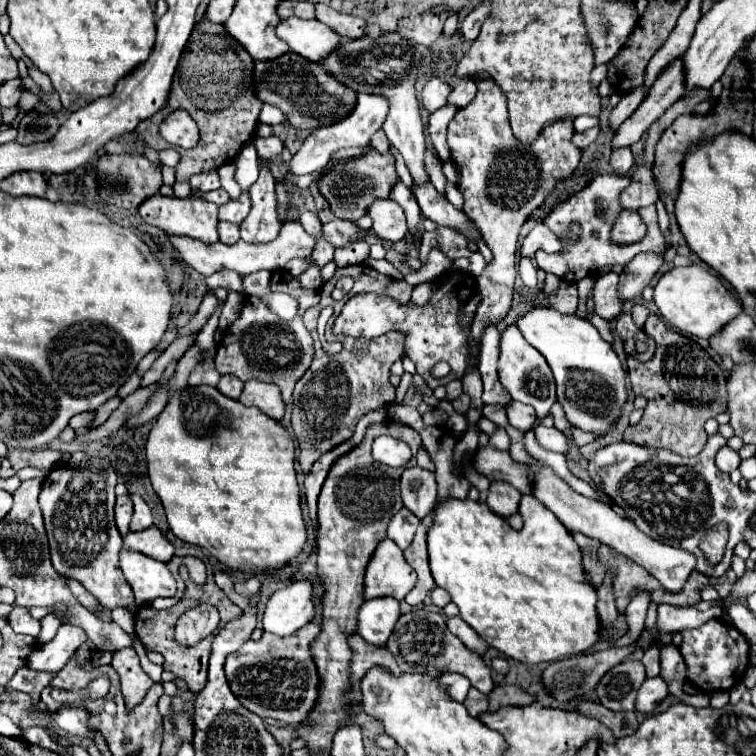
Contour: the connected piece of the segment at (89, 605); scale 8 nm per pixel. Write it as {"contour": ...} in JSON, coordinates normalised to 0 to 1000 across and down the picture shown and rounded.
{"contour":[[[85,761],[85,763],[89,766],[90,775],[104,798],[115,804],[120,811],[130,808],[132,803],[130,794],[123,790],[103,769],[87,761]]]}

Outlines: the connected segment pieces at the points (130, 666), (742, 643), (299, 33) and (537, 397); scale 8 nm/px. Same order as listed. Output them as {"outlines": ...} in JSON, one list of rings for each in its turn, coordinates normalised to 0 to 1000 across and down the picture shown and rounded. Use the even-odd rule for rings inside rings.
{"outlines":[[[[160,858],[149,864],[149,882],[160,896],[160,917],[168,938],[181,935],[189,919],[194,919],[202,898],[194,896],[184,880],[179,858]]],[[[940,819],[930,829],[922,832],[903,832],[901,835],[901,853],[898,861],[909,880],[909,898],[933,917],[940,914],[962,914],[975,901],[980,901],[988,880],[991,880],[991,851],[985,843],[956,819]]],[[[382,22],[369,30],[366,44],[385,62],[388,70],[414,83],[425,83],[454,57],[454,49],[448,44],[443,44],[438,36],[427,33],[419,25],[409,28],[409,25]]],[[[681,430],[671,433],[663,443],[660,501],[663,501],[665,512],[676,520],[676,525],[681,530],[702,536],[710,544],[710,552],[721,552],[724,544],[729,541],[729,536],[737,530],[734,528],[734,504],[731,504],[731,496],[729,496],[729,488],[726,488],[721,472],[694,451],[694,446],[687,440],[687,435]],[[708,491],[713,491],[713,504],[702,507],[702,499]]]]}

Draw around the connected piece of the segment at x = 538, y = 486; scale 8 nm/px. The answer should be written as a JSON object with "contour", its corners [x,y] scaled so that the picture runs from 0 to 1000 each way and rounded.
{"contour":[[[676,562],[668,565],[673,578],[676,578],[676,589],[673,589],[673,602],[679,610],[694,615],[705,631],[705,655],[734,679],[734,684],[753,700],[753,702],[769,702],[771,708],[790,713],[806,724],[811,724],[813,729],[829,734],[832,739],[837,739],[840,745],[845,745],[851,753],[856,753],[861,761],[866,761],[877,776],[882,782],[898,782],[903,776],[903,771],[909,769],[909,763],[914,761],[914,755],[919,753],[919,737],[909,734],[909,729],[898,729],[893,724],[882,724],[880,718],[872,718],[856,708],[851,708],[848,702],[843,702],[843,697],[832,689],[819,684],[806,668],[798,668],[792,663],[776,660],[766,652],[761,652],[737,626],[731,626],[729,618],[718,615],[713,607],[708,607],[705,602],[697,599],[692,578],[697,570],[687,570]]]}

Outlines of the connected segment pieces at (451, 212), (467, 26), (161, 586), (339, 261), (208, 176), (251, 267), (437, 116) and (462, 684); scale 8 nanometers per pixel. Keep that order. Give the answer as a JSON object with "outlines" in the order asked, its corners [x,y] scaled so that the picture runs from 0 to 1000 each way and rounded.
{"outlines":[[[[565,242],[565,247],[546,247],[546,255],[552,261],[560,287],[570,290],[581,300],[597,300],[597,303],[607,306],[620,319],[639,316],[634,303],[628,300],[628,295],[612,279],[602,276],[583,255],[578,255],[575,247],[570,247],[570,242]]],[[[636,7],[636,9],[626,12],[626,15],[612,25],[610,41],[607,41],[607,44],[610,44],[610,52],[615,52],[615,54],[631,52],[634,41],[636,41],[636,30],[639,30],[639,25],[644,22],[644,15],[647,15],[647,9],[644,9],[644,7]]],[[[160,729],[160,753],[163,753],[168,771],[173,774],[176,784],[179,784],[181,800],[200,800],[208,790],[229,790],[234,782],[231,763],[226,761],[226,755],[221,753],[218,745],[192,739],[192,734],[181,734],[179,729]]],[[[485,313],[480,319],[472,319],[472,321],[464,321],[454,329],[446,329],[443,332],[443,351],[446,353],[459,353],[459,351],[475,351],[475,348],[483,348],[485,340],[488,340],[488,324],[496,321],[499,316],[496,313]]],[[[266,226],[261,231],[253,234],[253,247],[263,250],[263,253],[279,253],[279,250],[290,250],[290,231],[287,226]]],[[[390,290],[390,292],[380,292],[374,295],[372,300],[372,308],[366,311],[366,316],[361,316],[358,321],[351,321],[351,324],[332,324],[332,321],[324,321],[324,319],[313,319],[311,324],[295,324],[295,321],[284,321],[284,324],[271,324],[271,321],[263,321],[253,313],[237,313],[237,311],[221,311],[226,324],[239,335],[242,345],[247,351],[253,351],[258,358],[263,358],[266,364],[282,364],[287,358],[295,356],[308,356],[319,364],[327,364],[327,361],[337,361],[337,358],[345,358],[345,356],[356,356],[356,358],[364,358],[364,356],[374,356],[380,345],[390,343],[390,340],[409,340],[411,332],[414,332],[414,311],[409,311],[398,292]]],[[[589,139],[583,144],[578,144],[570,155],[567,155],[567,163],[565,163],[565,171],[567,171],[567,181],[570,181],[570,189],[578,200],[578,208],[583,213],[594,213],[597,210],[597,200],[594,200],[594,192],[591,192],[591,165],[594,160],[602,155],[604,144],[597,142],[597,139]]],[[[586,893],[583,898],[581,898],[581,903],[583,903],[583,909],[591,914],[591,919],[599,925],[599,927],[607,927],[607,930],[612,930],[612,925],[615,925],[615,919],[618,919],[618,914],[620,914],[620,903],[618,903],[618,898],[612,898],[612,893]]]]}

